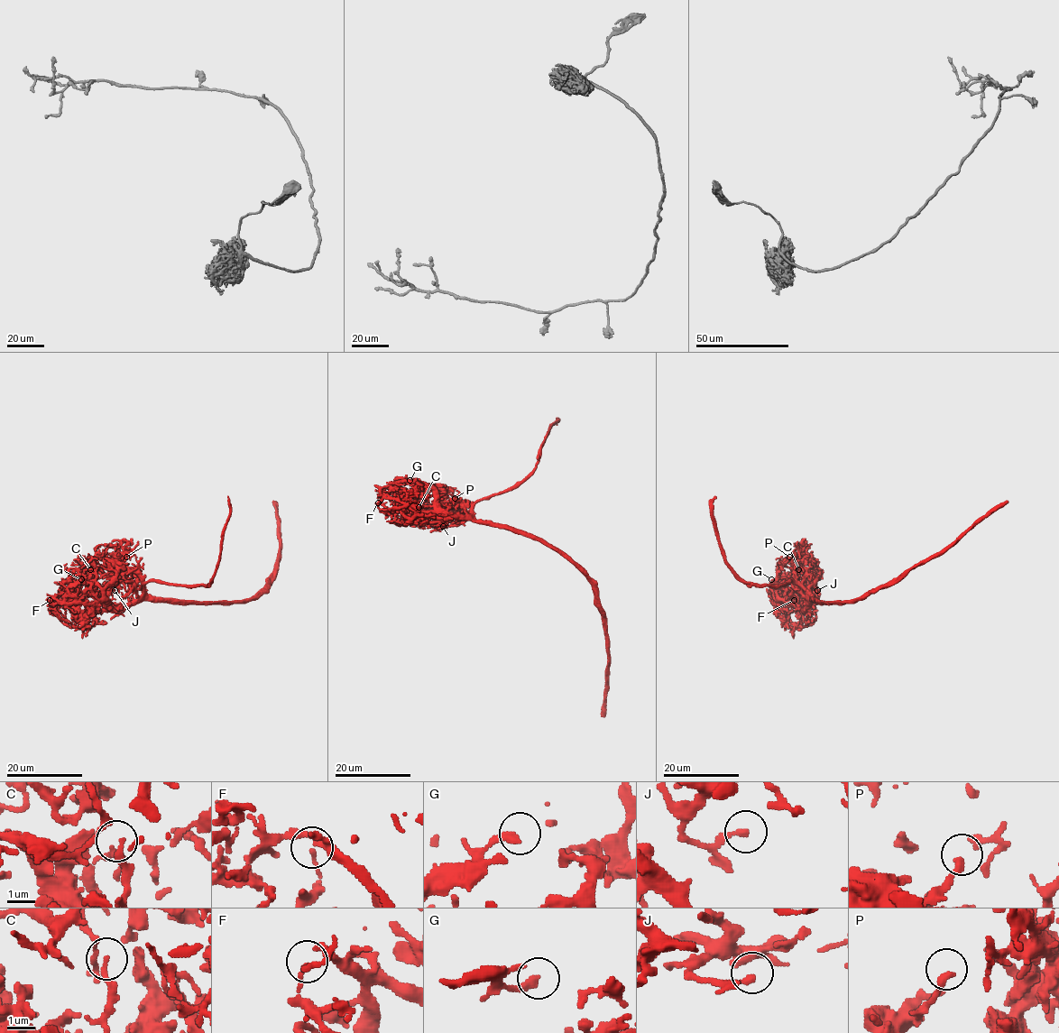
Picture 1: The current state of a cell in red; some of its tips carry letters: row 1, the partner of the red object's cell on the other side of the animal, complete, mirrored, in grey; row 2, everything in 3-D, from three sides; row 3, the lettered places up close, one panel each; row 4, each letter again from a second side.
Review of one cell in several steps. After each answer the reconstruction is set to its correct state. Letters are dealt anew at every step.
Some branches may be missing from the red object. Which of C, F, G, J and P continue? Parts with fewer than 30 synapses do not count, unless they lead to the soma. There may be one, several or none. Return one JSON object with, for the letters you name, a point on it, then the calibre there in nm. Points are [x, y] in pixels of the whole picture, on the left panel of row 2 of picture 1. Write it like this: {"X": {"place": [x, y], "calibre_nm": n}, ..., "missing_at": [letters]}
{"missing_at": []}

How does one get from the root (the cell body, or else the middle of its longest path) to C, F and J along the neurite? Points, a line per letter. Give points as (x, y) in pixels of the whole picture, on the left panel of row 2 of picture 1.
C: (190, 602), (143, 600), (114, 606), (96, 590), (90, 569)
F: (190, 602), (131, 602), (117, 610), (96, 611), (88, 618), (76, 620), (75, 627), (57, 615), (50, 600)
J: (190, 602), (159, 600), (150, 597), (140, 586), (120, 578), (115, 578), (105, 590), (115, 590)

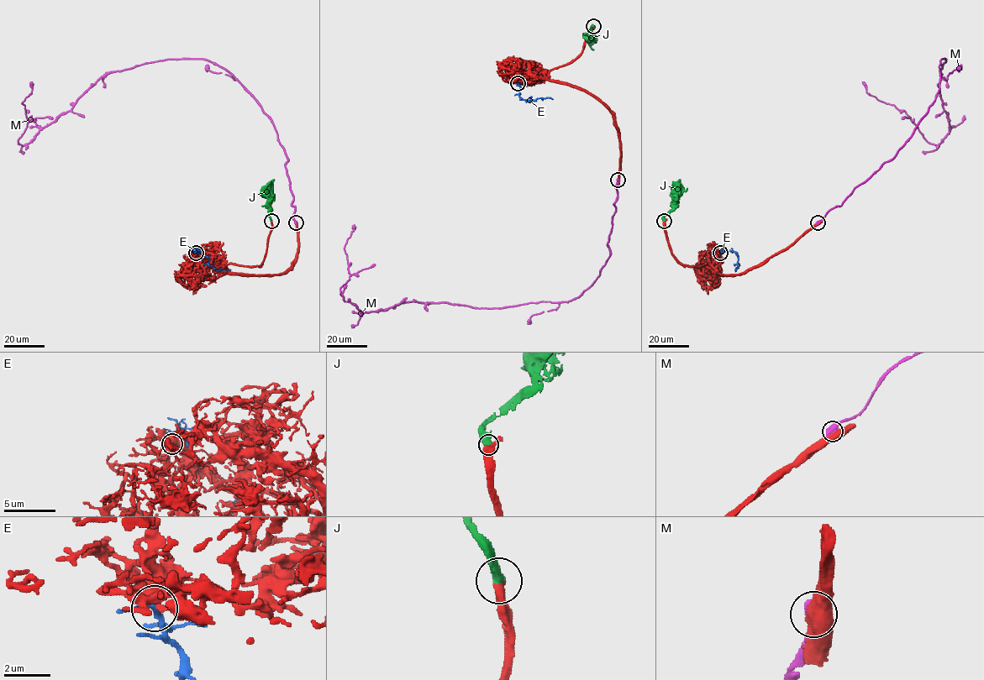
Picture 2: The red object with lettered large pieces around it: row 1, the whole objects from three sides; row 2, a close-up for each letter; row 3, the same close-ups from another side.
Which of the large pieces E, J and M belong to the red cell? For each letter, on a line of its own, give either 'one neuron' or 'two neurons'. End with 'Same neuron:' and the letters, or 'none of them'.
E: two neurons
J: one neuron
M: two neurons
Same neuron: J

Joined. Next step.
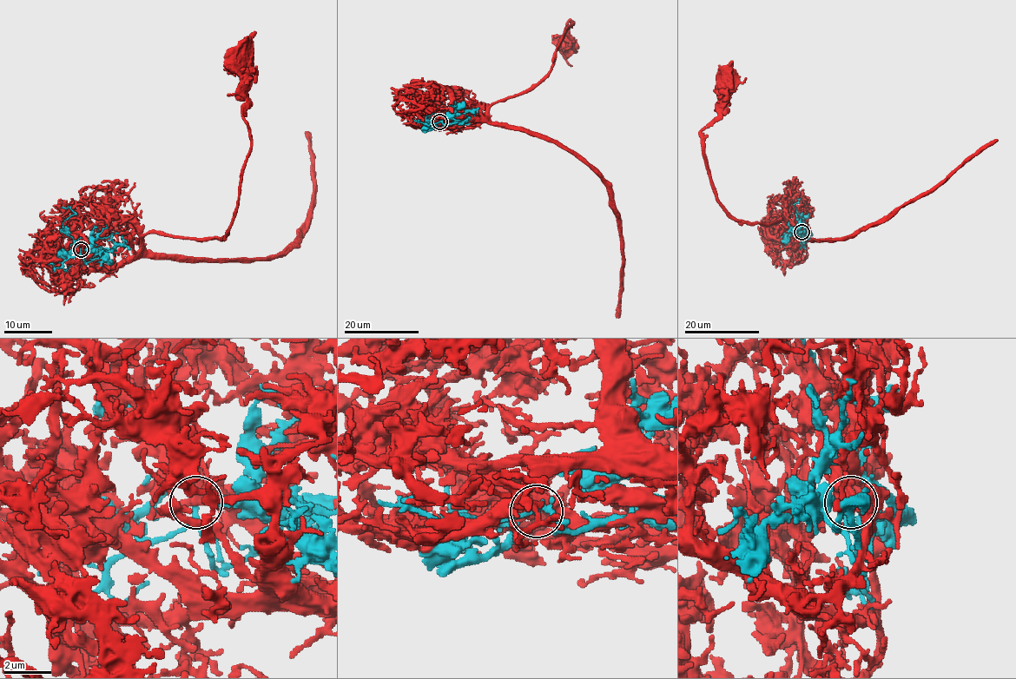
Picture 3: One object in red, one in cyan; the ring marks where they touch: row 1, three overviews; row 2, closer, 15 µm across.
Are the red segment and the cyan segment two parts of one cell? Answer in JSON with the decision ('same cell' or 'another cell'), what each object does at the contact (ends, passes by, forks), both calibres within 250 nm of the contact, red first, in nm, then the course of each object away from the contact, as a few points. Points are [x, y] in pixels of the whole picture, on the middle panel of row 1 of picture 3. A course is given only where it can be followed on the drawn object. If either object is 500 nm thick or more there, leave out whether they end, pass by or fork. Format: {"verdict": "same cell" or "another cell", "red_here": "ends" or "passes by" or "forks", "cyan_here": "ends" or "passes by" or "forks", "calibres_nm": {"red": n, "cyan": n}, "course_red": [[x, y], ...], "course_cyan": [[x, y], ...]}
{"verdict": "another cell", "red_here": "forks", "cyan_here": "passes by", "calibres_nm": {"red": 440, "cyan": 200}, "course_red": [[439, 121], [480, 120], [498, 102], [528, 92], [548, 72], [569, 22], [570, 37], [561, 42]], "course_cyan": [[439, 121], [431, 126], [435, 126], [425, 119], [432, 114], [436, 115], [425, 121]]}

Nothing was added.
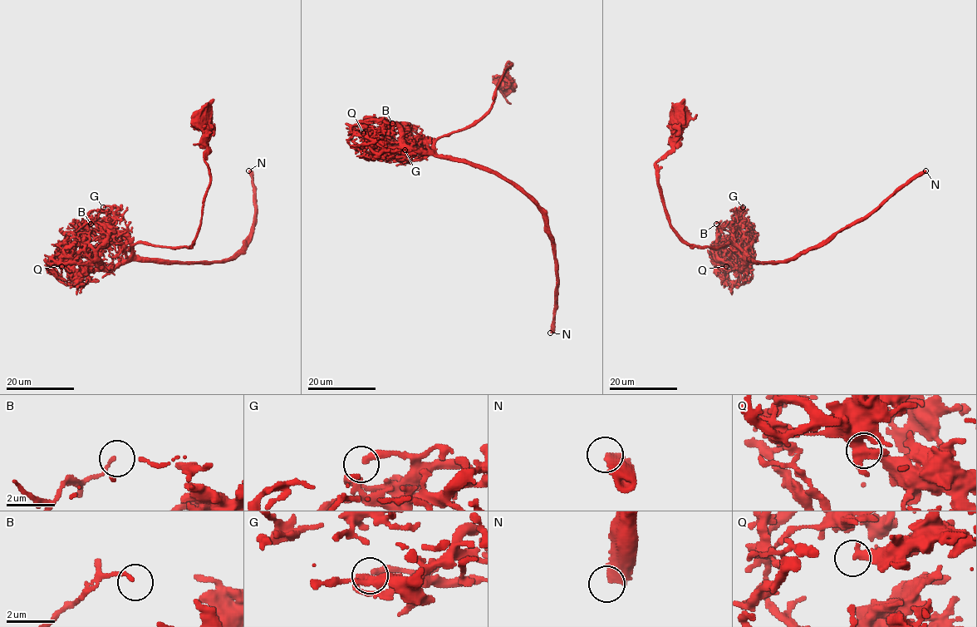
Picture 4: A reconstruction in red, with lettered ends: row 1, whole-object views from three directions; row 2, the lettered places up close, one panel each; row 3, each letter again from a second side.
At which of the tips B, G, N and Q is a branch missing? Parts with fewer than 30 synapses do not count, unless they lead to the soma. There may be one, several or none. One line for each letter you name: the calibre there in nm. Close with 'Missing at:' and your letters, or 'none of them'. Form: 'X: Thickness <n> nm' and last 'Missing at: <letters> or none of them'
N: Thickness 480 nm
Missing at: N

